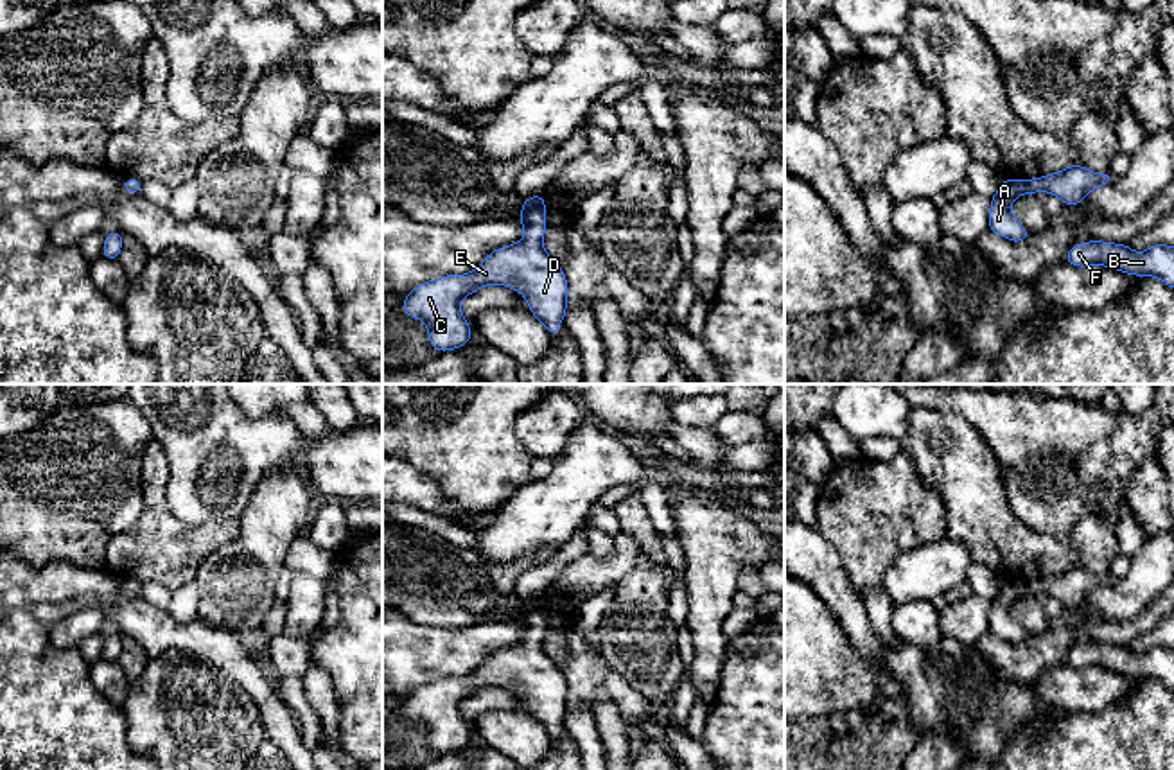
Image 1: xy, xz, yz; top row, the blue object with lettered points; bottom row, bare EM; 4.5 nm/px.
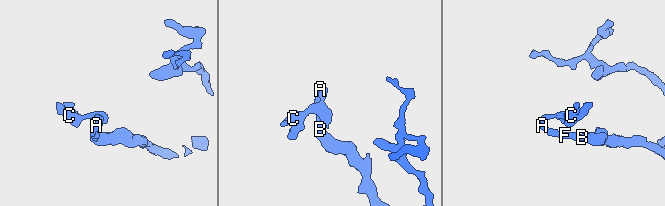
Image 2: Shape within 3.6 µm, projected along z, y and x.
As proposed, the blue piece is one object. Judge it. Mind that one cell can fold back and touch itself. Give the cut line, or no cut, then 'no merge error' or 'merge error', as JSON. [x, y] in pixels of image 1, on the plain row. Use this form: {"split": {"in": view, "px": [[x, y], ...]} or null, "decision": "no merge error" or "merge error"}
{"split": null, "decision": "no merge error"}

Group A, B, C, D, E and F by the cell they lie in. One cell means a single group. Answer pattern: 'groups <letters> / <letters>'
groups A B C D E F

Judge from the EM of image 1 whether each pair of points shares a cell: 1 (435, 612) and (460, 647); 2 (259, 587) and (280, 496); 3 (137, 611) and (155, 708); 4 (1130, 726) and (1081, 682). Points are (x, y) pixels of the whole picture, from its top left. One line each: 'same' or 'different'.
1: different
2: same
3: different
4: different

